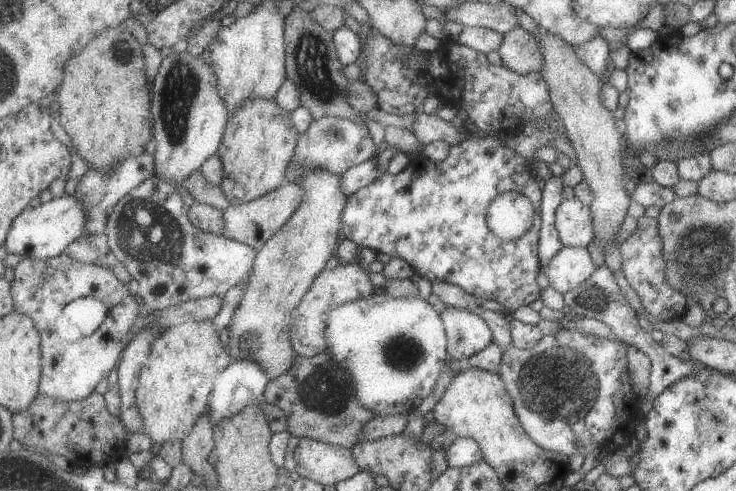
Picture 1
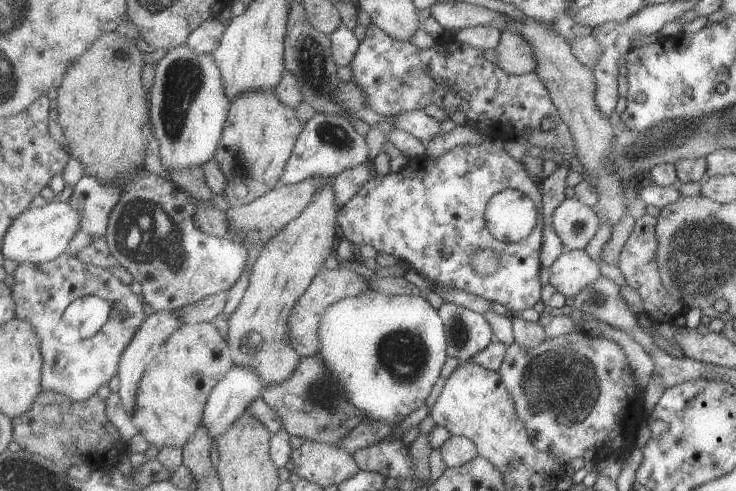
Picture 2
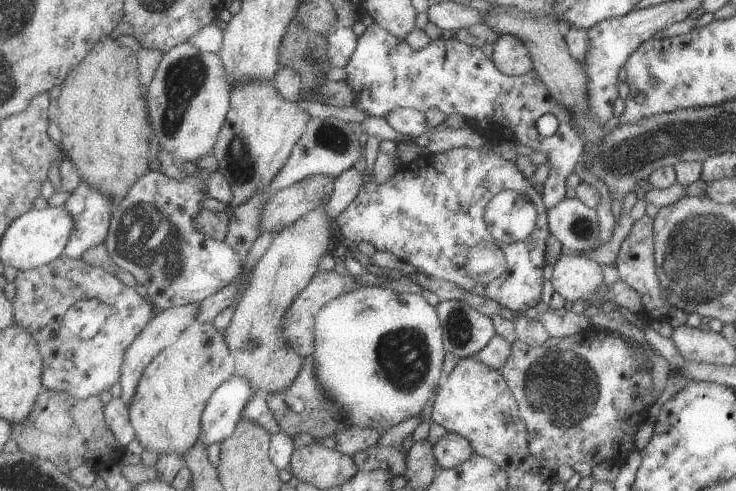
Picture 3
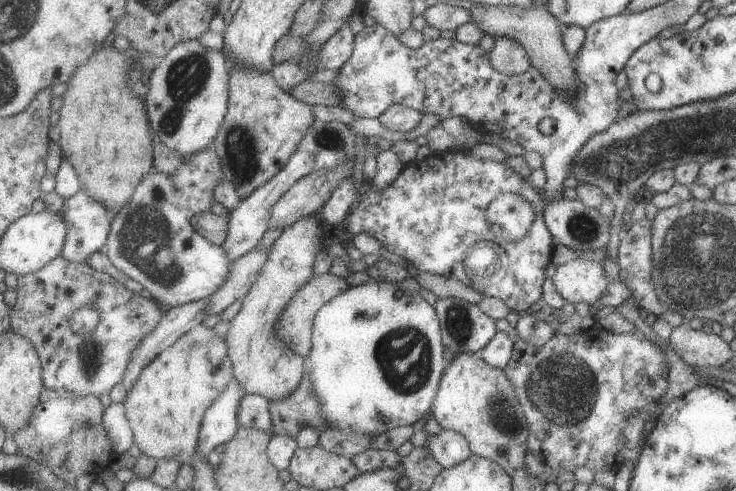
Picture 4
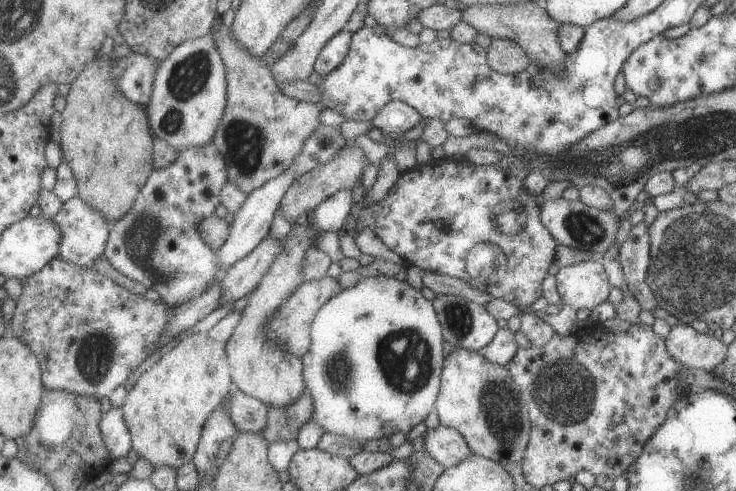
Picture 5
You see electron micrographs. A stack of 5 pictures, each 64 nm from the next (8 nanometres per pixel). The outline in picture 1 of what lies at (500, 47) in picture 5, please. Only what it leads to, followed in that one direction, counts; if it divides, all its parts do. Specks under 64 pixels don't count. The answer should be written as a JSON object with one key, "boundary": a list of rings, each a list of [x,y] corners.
{"boundary":[[[520,26],[504,34],[503,44],[498,52],[501,56],[502,64],[521,75],[541,73],[544,67],[544,52],[540,47],[540,41],[535,34]]]}

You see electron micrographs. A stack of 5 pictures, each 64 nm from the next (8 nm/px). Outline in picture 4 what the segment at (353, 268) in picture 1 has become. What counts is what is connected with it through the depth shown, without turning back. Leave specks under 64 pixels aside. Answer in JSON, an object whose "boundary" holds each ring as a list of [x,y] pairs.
{"boundary":[[[328,273],[323,274],[323,276],[313,276],[309,284],[305,288],[301,288],[300,292],[297,292],[297,296],[293,298],[292,303],[281,314],[278,324],[279,336],[285,340],[286,344],[289,344],[293,352],[306,360],[310,357],[313,350],[313,332],[317,314],[321,311],[321,308],[325,307],[325,304],[348,292],[349,288],[351,286],[349,286],[346,278],[339,278]]]}

